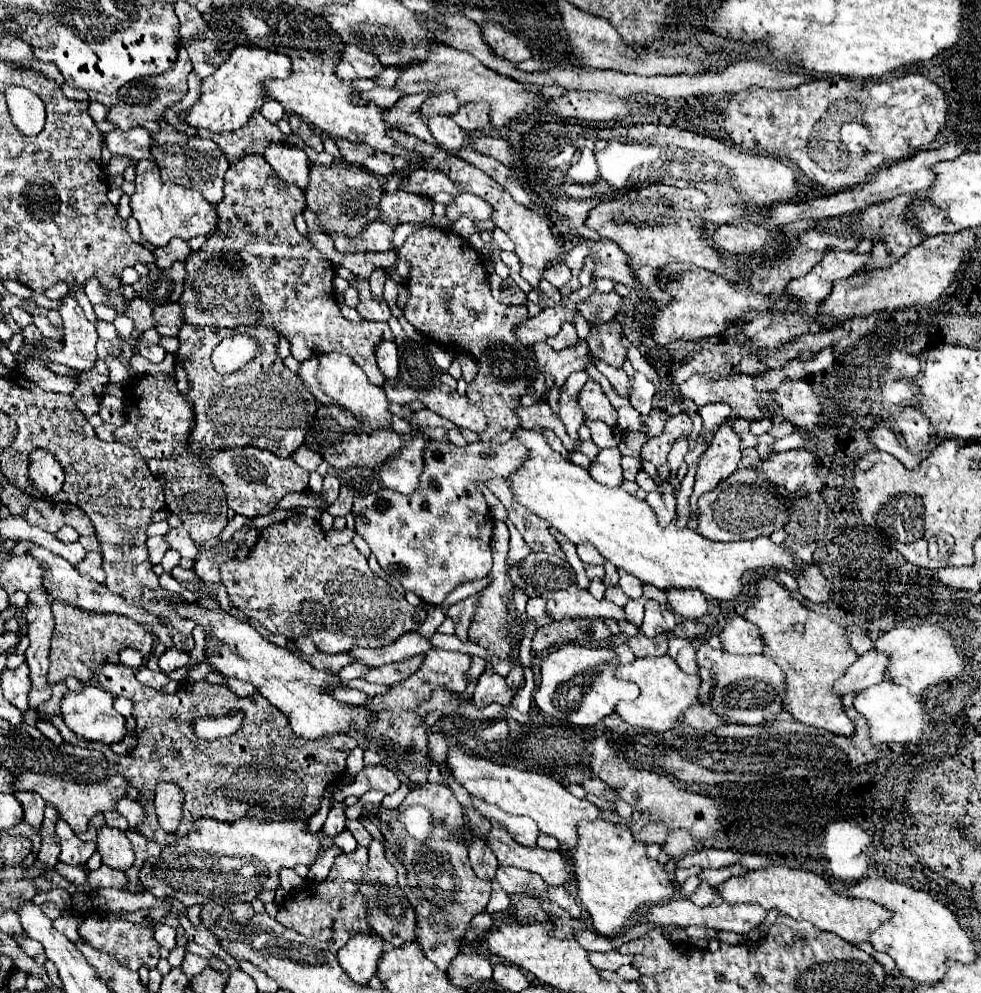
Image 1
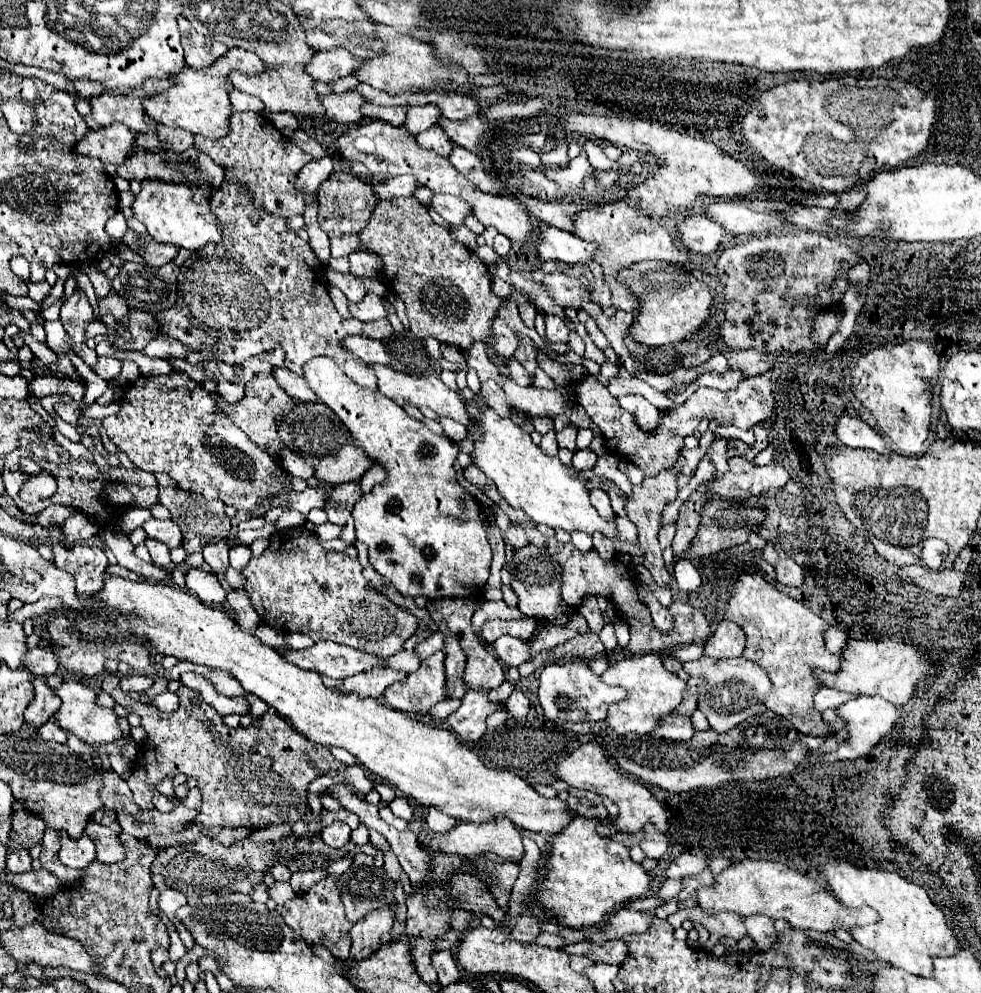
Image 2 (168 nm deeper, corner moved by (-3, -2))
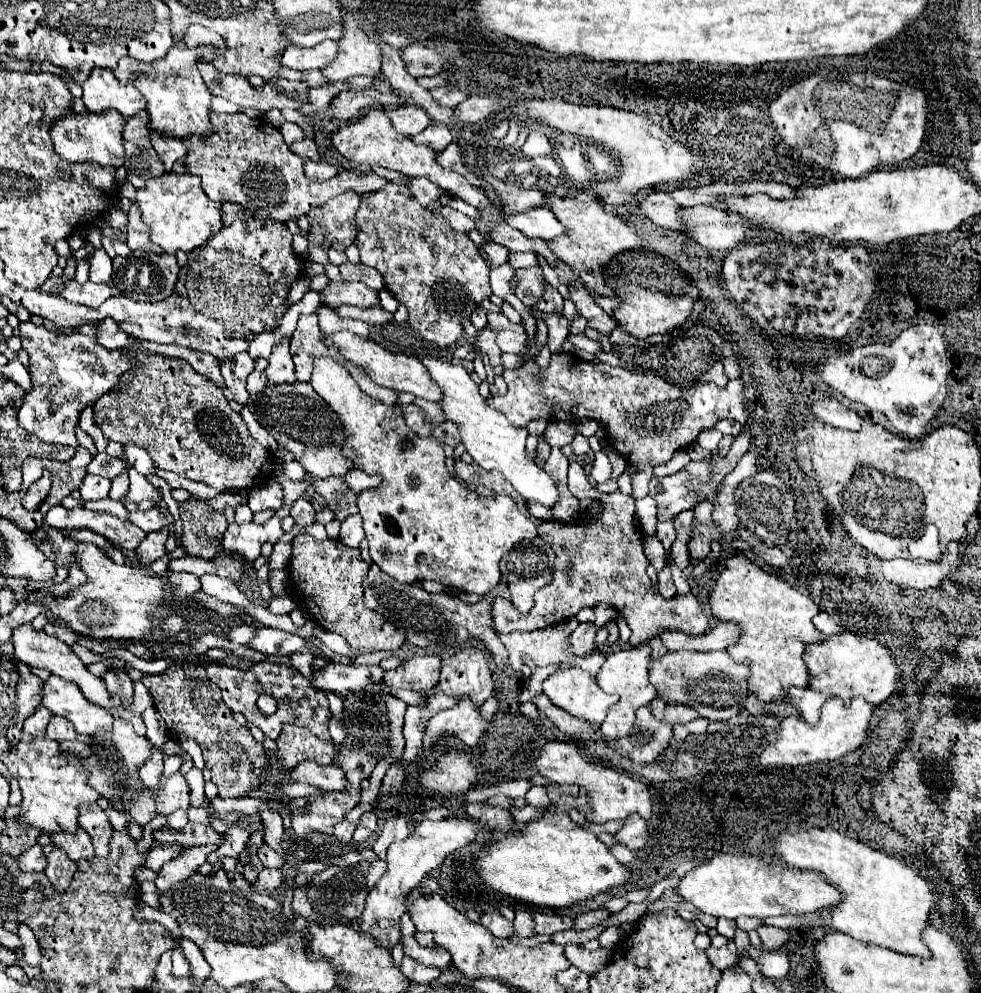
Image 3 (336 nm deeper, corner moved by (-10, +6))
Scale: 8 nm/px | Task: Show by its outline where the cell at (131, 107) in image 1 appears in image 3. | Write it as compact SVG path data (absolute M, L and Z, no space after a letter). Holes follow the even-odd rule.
M94 67L82 83L82 101L92 113L114 109L122 113L122 117L132 117L146 107L144 97L138 89L134 89L132 81L122 85L110 69L102 67Z

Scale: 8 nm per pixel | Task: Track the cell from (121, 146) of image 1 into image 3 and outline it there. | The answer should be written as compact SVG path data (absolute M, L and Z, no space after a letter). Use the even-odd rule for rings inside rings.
M112 109L102 113L68 113L52 121L50 139L54 143L54 151L70 161L70 163L86 163L94 161L106 167L122 167L124 165L124 147L122 147L122 127L124 117Z

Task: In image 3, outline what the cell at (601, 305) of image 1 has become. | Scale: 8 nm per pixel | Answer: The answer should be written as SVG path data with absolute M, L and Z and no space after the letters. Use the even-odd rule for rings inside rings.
M528 267L528 269L518 269L516 271L516 277L518 277L518 283L516 283L516 297L528 305L528 307L534 307L538 297L542 295L542 289L544 289L544 275L542 275L542 269L540 267Z

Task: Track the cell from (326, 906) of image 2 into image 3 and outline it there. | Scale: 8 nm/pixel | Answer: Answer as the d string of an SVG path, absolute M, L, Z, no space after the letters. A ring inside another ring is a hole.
M298 887L298 889L296 889L294 901L292 901L292 909L294 909L294 913L302 915L302 917L308 919L308 921L324 923L324 919L312 911L312 905L310 905L310 901L306 899L306 889L304 889L304 887Z

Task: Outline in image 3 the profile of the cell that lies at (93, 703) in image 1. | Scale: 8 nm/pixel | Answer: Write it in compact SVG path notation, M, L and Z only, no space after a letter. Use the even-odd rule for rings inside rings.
M50 675L50 679L44 681L42 705L52 715L66 717L78 735L92 735L96 729L112 727L112 715L106 709L88 705L78 685L72 685L72 681L64 681L56 675Z

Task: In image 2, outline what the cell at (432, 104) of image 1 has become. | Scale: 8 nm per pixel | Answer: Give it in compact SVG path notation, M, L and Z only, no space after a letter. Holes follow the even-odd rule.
M421 105L421 107L411 107L409 113L407 113L407 119L405 119L405 129L409 133L415 133L419 135L421 131L433 127L439 123L439 117L441 117L441 109L437 105Z

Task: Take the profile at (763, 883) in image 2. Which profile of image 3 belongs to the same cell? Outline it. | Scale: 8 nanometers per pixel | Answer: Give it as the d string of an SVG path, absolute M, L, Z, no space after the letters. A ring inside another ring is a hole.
M714 855L694 871L688 871L676 893L692 903L698 911L714 915L716 919L736 919L738 915L746 917L776 917L776 915L800 915L816 913L830 909L840 903L840 893L828 885L818 873L798 871L776 863L766 863L756 857L738 857L738 855Z

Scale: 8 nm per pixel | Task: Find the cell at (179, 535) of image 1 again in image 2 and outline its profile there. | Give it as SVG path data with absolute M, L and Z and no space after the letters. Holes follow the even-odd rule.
M149 519L149 521L143 523L143 529L145 529L145 533L147 533L151 539L165 543L169 549L181 547L183 535L181 535L179 527L177 527L173 521L157 521L157 519Z

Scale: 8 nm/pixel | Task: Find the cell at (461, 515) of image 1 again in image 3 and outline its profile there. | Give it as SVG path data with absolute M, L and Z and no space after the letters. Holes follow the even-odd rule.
M330 357L316 359L312 379L310 379L314 391L330 405L330 409L338 415L342 423L344 433L344 445L342 453L344 457L358 469L362 469L368 475L380 475L382 483L374 489L366 489L358 495L356 505L364 519L364 531L370 545L370 557L384 573L394 577L400 583L414 583L414 581L438 581L446 587L454 587L466 593L478 593L484 595L490 589L494 589L500 583L500 569L498 563L506 551L510 551L518 541L534 539L538 535L539 520L530 515L528 505L524 499L524 514L526 517L526 533L520 529L516 533L516 509L504 507L504 501L512 501L506 495L496 497L482 497L478 493L468 491L462 487L446 469L446 455L442 451L442 443L434 437L418 437L412 433L402 419L400 405L384 405L380 401L374 401L366 393L360 391L352 375L332 361Z

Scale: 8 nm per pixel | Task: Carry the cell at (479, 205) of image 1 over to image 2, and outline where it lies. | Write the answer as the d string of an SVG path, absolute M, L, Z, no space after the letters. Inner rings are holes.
M435 195L431 207L451 225L451 227L459 227L465 223L465 217L471 215L471 207L465 201L459 201L459 197L453 195Z

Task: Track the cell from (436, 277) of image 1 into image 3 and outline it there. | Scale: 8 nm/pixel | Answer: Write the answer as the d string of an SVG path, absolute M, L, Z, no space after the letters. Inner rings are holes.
M388 183L380 191L362 195L360 209L356 213L356 247L360 249L360 261L368 267L380 271L384 279L384 287L396 297L400 305L408 309L408 323L422 335L422 339L436 343L440 347L450 347L462 339L462 319L468 319L470 313L478 307L480 301L492 295L490 289L490 269L478 247L470 241L466 233L452 231L446 219L440 213L430 213L428 209L420 207L416 199L410 197L406 185Z

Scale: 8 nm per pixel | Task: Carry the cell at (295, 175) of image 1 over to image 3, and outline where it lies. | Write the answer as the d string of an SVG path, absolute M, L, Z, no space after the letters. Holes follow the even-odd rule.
M306 161L304 163L304 173L308 179L314 179L314 181L324 181L324 179L330 179L336 175L336 167L328 165L328 163L322 163L322 161Z

